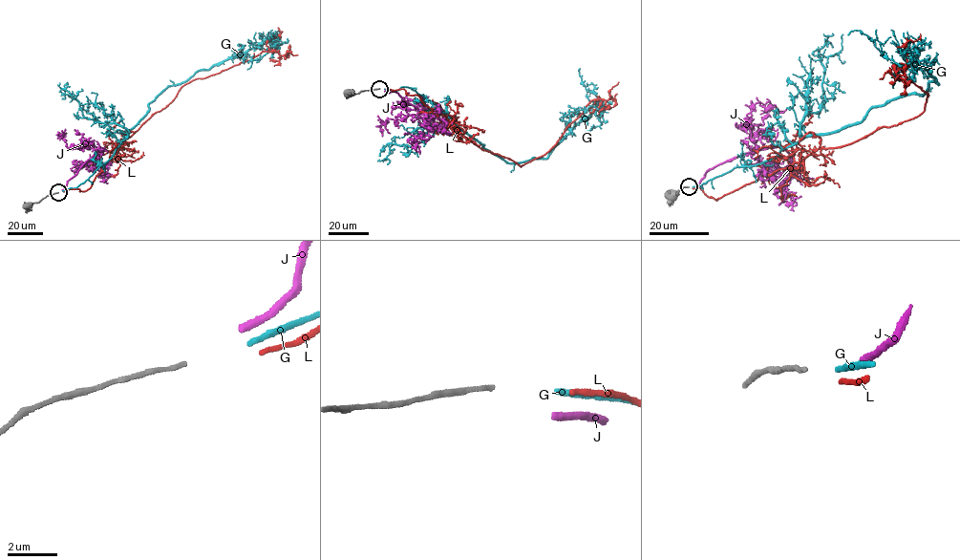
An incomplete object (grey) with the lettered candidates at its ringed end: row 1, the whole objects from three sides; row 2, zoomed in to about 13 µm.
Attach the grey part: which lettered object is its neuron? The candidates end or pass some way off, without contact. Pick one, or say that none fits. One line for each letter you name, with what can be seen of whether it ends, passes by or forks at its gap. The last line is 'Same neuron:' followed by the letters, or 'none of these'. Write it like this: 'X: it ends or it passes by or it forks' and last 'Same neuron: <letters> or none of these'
G: it ends
Same neuron: G

